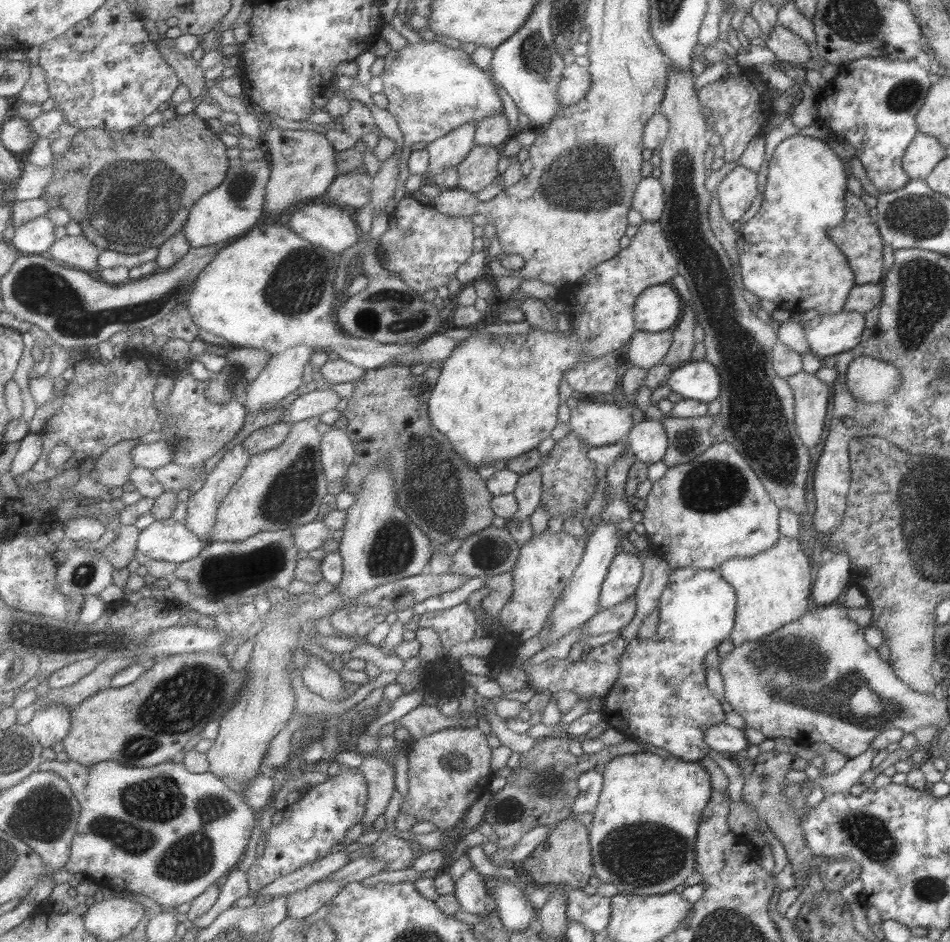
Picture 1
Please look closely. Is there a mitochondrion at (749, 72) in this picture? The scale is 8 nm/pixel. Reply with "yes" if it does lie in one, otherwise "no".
no

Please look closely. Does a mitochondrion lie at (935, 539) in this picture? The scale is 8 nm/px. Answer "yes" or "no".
yes

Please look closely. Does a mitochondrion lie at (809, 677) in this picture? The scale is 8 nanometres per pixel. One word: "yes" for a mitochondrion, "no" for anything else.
yes

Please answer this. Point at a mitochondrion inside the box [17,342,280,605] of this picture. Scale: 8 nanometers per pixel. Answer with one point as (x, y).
(82, 575)

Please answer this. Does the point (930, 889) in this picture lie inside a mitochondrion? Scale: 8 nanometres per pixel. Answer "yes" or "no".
yes

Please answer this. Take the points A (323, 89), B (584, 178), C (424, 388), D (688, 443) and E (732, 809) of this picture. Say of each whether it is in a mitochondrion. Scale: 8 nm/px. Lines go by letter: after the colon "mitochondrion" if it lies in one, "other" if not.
A: other
B: mitochondrion
C: other
D: mitochondrion
E: other

